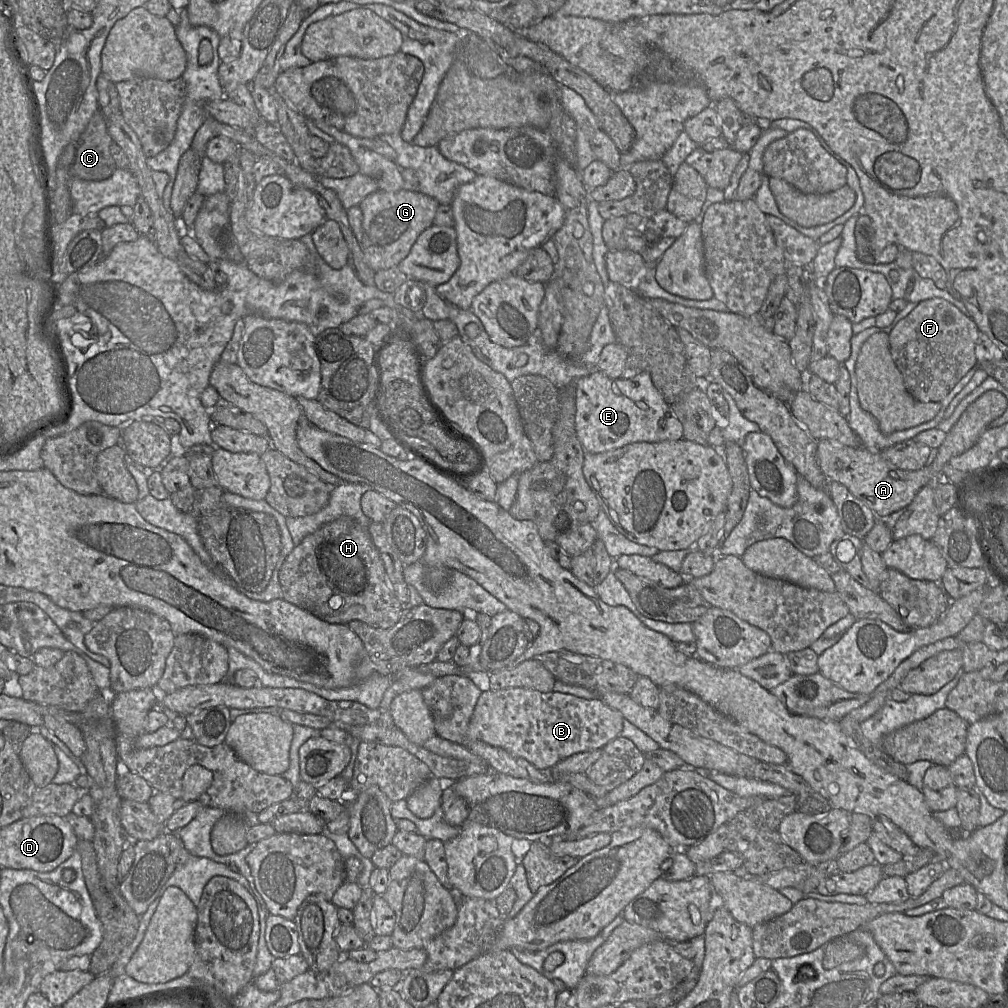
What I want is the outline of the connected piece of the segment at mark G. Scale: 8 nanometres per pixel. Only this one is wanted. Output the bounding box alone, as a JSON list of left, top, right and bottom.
[359,190,439,272]

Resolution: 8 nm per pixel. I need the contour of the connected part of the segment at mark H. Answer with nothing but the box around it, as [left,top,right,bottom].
[278,516,405,629]

